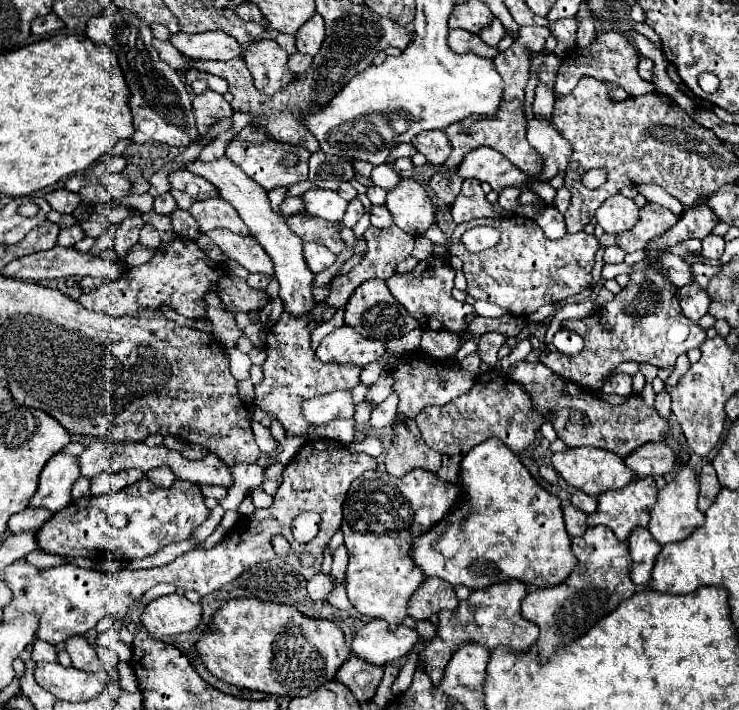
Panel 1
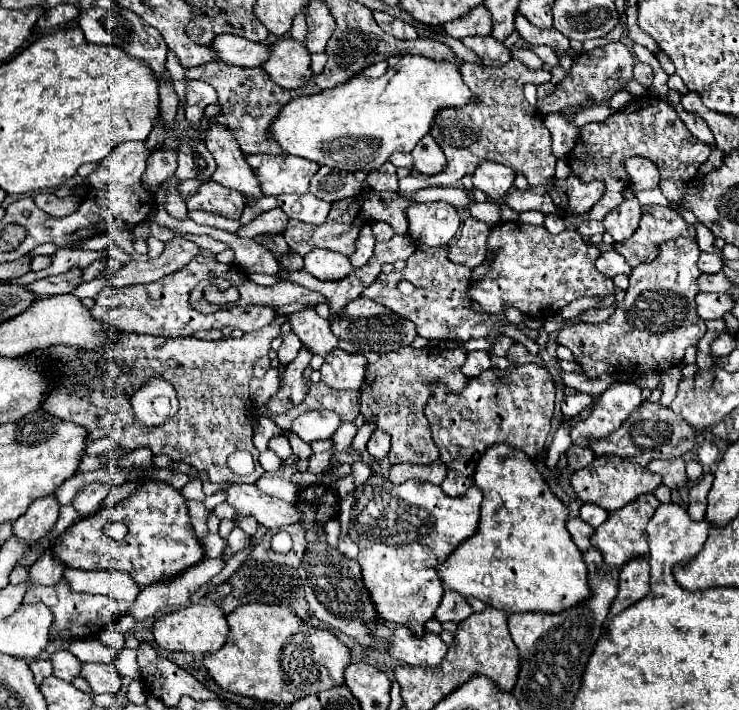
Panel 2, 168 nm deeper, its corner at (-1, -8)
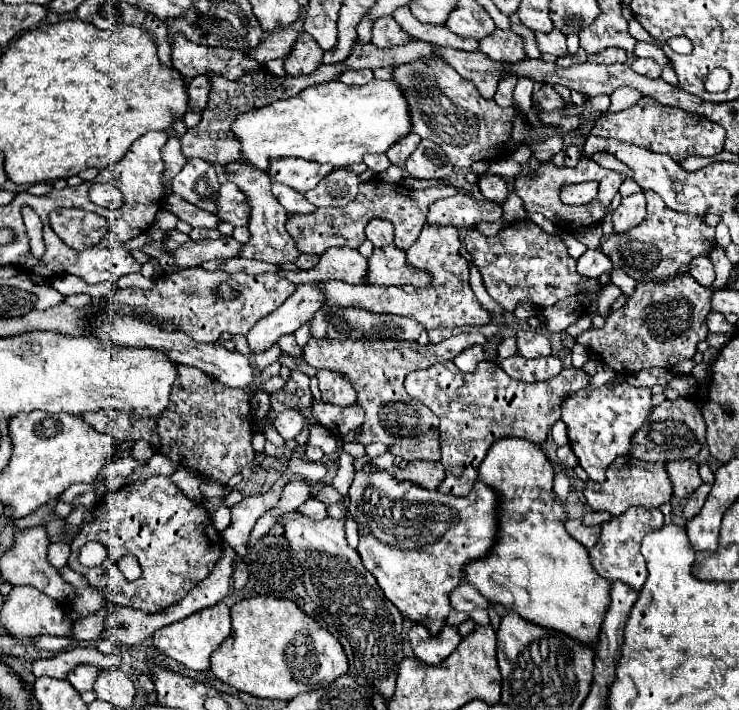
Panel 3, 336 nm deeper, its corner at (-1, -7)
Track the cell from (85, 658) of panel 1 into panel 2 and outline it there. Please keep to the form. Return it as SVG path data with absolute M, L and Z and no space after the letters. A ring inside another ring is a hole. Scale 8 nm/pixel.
M85 662L81 664L81 676L89 682L93 694L115 694L121 688L121 676L113 664Z

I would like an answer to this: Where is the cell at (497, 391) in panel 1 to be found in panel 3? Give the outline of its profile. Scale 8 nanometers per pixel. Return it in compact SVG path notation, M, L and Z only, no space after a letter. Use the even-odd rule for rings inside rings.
M453 361L409 373L405 377L405 391L441 419L441 465L445 467L445 479L439 491L455 497L469 495L481 461L501 437L523 437L541 445L553 423L561 419L561 403L569 393L587 387L589 381L591 377L583 369L565 367L549 381L523 383L509 377L493 361L481 361L473 373L461 373Z

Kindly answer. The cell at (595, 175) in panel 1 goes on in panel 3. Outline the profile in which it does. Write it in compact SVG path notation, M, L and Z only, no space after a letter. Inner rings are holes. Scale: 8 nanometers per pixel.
M583 157L577 163L577 167L573 167L573 169L555 167L553 163L541 163L535 173L537 173L535 177L517 177L515 179L515 193L523 199L523 207L527 211L543 213L549 221L553 221L557 227L561 227L567 233L573 233L573 231L579 231L579 229L585 229L585 227L591 227L591 225L599 225L599 221L605 217L605 211L607 211L611 199L619 191L619 185L625 181L625 175L621 175L617 171L603 169L593 159L587 159L587 157ZM593 179L599 183L599 195L591 203L577 207L577 205L563 205L559 201L559 189L563 185L581 183L581 181L593 181Z

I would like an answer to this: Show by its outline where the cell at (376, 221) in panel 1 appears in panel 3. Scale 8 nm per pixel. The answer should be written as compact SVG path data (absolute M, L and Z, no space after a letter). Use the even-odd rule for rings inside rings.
M371 219L365 233L375 247L385 247L393 243L393 225L387 219Z

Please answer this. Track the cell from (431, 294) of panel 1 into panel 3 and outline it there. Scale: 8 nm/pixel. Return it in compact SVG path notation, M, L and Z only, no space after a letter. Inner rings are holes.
M429 223L423 225L419 239L415 241L413 247L407 251L407 259L413 267L417 269L427 269L431 273L433 285L429 289L417 289L417 291L403 291L401 287L373 287L373 285L349 285L341 281L327 281L321 283L323 293L325 293L325 303L327 305L337 305L337 307L363 307L371 313L387 313L387 315L401 315L419 321L427 331L437 329L437 327L461 327L461 325L487 325L491 323L491 313L477 301L475 293L469 287L469 263L459 255L459 235L457 227L433 227Z

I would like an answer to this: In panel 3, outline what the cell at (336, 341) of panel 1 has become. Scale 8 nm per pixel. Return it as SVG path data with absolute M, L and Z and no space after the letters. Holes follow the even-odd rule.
M319 371L317 381L319 381L321 399L325 403L339 407L351 407L355 403L355 391L351 383L345 383L345 379L341 379L341 375L333 371Z

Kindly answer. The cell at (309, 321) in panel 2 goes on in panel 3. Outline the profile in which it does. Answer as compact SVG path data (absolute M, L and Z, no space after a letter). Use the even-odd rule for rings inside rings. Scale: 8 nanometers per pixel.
M461 333L455 335L451 339L445 339L441 343L429 343L429 345L419 345L417 341L389 341L389 339L347 339L347 341L317 341L311 339L309 345L303 351L303 359L307 365L311 365L313 369L321 371L321 369L329 369L335 373L341 373L357 391L357 405L361 405L365 409L365 423L357 435L357 443L361 445L369 445L373 441L379 441L387 447L387 451L393 457L401 457L403 461L415 461L415 459L427 459L427 461L439 461L439 419L437 415L433 415L431 409L427 409L425 405L417 403L415 399L411 399L405 389L403 389L403 381L405 375L411 373L413 369L427 369L435 363L441 361L453 361L463 349L473 347L473 345L481 345L485 347L493 337L485 337L481 333Z

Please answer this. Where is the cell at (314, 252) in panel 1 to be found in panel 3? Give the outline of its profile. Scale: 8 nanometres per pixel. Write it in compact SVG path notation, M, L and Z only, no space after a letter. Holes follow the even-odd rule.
M331 247L321 255L319 263L313 269L299 273L281 271L281 275L295 285L321 283L329 279L337 279L345 283L363 283L365 271L367 271L367 259L357 249Z

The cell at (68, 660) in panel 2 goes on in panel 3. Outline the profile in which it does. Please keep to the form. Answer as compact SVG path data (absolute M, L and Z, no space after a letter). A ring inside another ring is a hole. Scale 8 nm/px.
M79 665L79 667L75 667L73 671L69 671L67 681L69 681L79 693L85 693L85 691L91 691L91 689L93 689L95 677L97 677L97 667L93 667L93 665Z

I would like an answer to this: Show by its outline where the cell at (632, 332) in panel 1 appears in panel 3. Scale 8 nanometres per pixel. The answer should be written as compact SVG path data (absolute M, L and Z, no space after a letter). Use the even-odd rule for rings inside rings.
M689 273L681 275L679 279L667 281L665 285L659 283L641 283L637 285L635 293L627 299L627 305L619 311L611 311L611 315L605 321L603 329L587 329L577 337L577 343L585 345L589 351L597 351L609 367L623 375L637 373L647 367L665 367L671 369L673 365L691 359L697 353L697 343L707 337L707 323L705 317L711 311L711 295L713 291L707 287L701 287L699 283L693 283Z

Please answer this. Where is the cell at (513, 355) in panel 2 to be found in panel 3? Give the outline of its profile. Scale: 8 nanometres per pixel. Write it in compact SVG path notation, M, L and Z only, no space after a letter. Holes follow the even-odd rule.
M517 355L517 357L499 358L498 364L505 369L509 377L525 381L525 383L551 379L563 369L563 361L553 355L537 357L537 359L525 359Z

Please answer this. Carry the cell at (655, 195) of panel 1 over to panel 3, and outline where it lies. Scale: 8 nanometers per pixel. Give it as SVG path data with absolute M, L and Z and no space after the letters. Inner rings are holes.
M595 153L591 159L593 159L595 163L599 163L601 167L605 167L605 169L623 173L625 177L631 177L631 175L633 175L633 173L629 171L629 167L625 167L625 163L621 163L617 157L613 157L613 155L609 155L609 153Z

